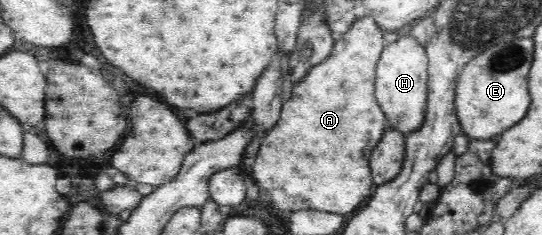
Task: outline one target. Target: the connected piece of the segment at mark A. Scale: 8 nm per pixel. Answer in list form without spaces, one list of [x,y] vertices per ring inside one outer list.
[[[371,17],[355,18],[334,40],[330,54],[319,65],[311,67],[303,81],[293,87],[289,99],[281,105],[279,121],[273,131],[261,139],[252,166],[256,185],[267,191],[277,212],[286,214],[307,209],[348,217],[371,197],[375,185],[367,165],[367,153],[371,153],[371,145],[375,145],[379,133],[383,133],[383,125],[387,125],[386,115],[381,113],[373,95],[375,63],[384,46],[383,32]]]

